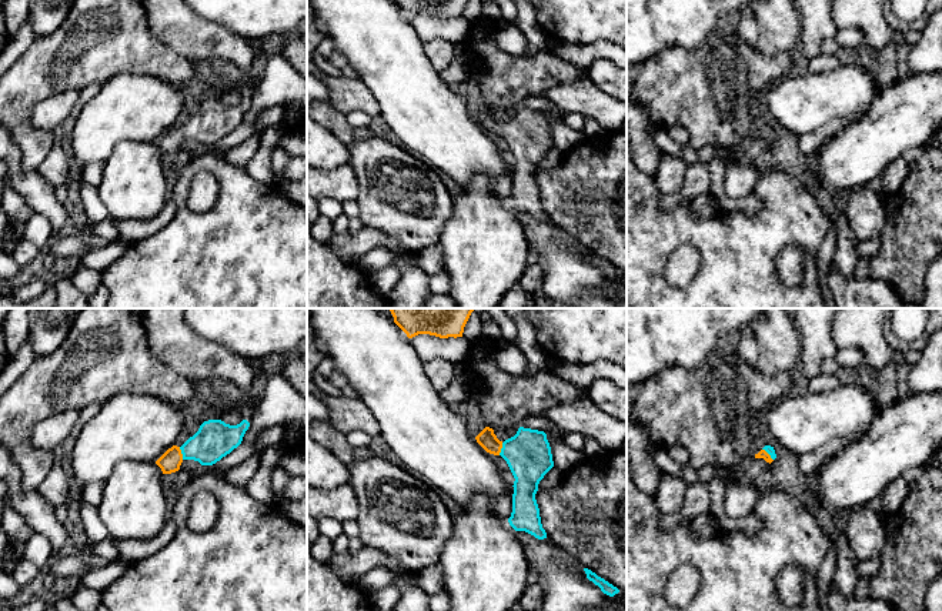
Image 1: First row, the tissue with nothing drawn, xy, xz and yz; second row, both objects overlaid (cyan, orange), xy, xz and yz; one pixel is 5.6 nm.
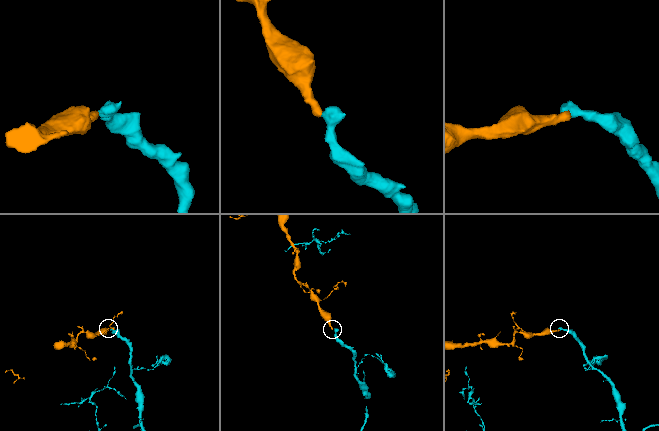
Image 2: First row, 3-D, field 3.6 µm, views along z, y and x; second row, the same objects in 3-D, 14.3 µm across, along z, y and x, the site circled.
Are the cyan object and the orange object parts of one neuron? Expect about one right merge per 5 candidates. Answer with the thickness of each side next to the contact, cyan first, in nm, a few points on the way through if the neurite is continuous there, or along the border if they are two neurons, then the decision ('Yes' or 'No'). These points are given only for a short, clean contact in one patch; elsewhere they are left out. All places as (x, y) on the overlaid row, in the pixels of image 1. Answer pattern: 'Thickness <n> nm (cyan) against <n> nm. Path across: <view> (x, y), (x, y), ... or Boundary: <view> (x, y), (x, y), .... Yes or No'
Thickness 220 nm (cyan) against 120 nm. Path across: xy (214, 438), (204, 447), (181, 453), (170, 461). Yes

